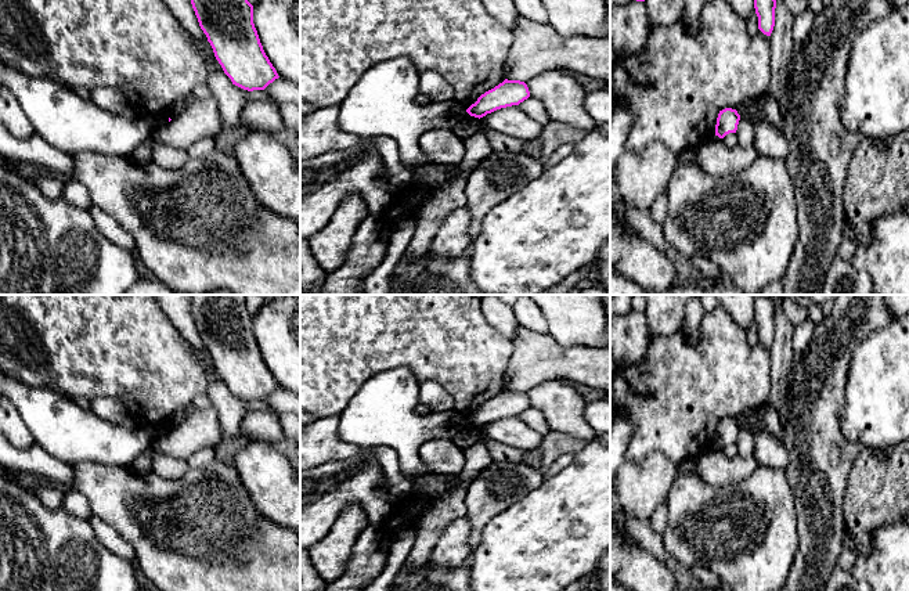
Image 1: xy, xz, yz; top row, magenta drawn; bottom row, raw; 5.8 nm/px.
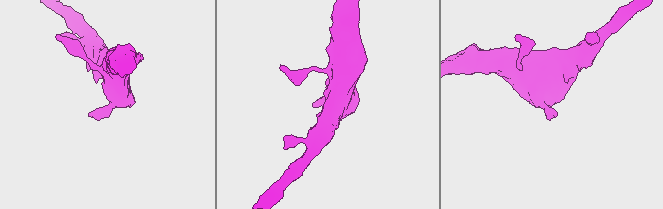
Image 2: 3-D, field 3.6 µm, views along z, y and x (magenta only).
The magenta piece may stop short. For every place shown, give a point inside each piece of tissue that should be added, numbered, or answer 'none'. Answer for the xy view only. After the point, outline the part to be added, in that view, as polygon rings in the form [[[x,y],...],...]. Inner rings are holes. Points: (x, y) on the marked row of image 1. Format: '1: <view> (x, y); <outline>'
none

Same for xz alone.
none

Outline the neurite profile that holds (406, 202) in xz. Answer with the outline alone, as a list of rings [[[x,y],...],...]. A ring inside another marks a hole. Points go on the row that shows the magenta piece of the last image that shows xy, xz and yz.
[[[412,184],[397,190],[392,206],[380,215],[382,223],[387,227],[389,234],[405,219],[416,219],[416,212],[428,192],[429,190],[419,187],[414,188]]]

